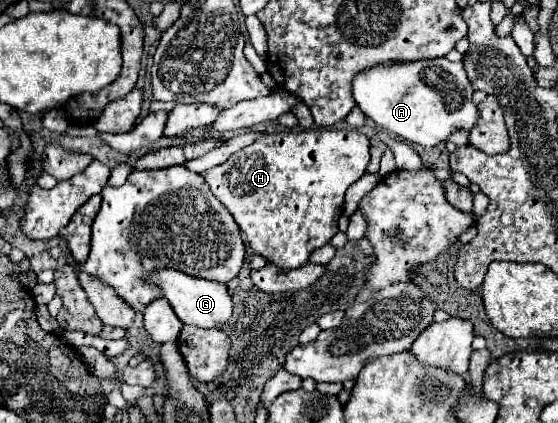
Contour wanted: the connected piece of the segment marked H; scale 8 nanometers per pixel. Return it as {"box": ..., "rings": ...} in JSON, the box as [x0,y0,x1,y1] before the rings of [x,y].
{"box":[203,129,369,269],"rings":[[[309,129],[309,131],[299,131],[299,133],[287,133],[287,131],[283,131],[283,133],[265,133],[263,137],[255,139],[251,145],[247,145],[241,151],[233,153],[225,163],[221,163],[221,165],[217,165],[213,169],[207,169],[203,173],[203,179],[209,183],[213,195],[235,217],[237,225],[245,233],[245,237],[247,237],[247,241],[249,241],[249,245],[253,247],[255,253],[263,255],[269,263],[277,265],[279,269],[297,269],[297,267],[301,267],[309,259],[311,251],[315,251],[315,249],[323,247],[325,243],[329,243],[329,239],[339,231],[337,229],[337,219],[343,213],[343,197],[345,197],[345,191],[347,191],[347,187],[351,183],[355,183],[359,177],[365,175],[367,163],[369,163],[369,139],[363,133],[355,131],[355,129]]]}

